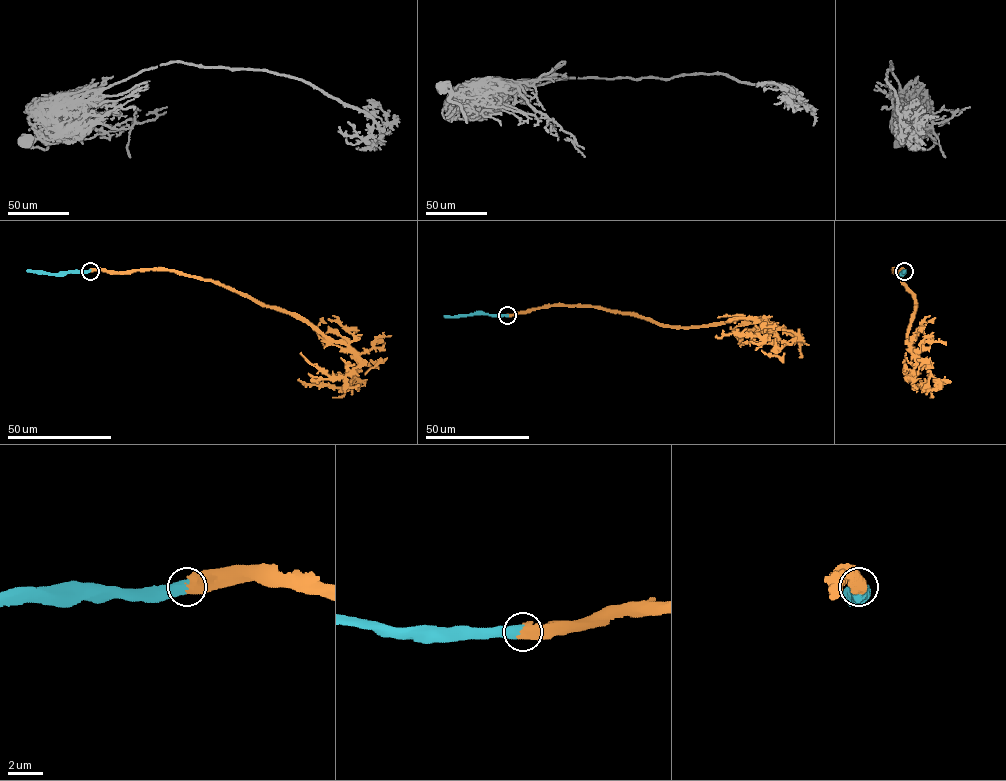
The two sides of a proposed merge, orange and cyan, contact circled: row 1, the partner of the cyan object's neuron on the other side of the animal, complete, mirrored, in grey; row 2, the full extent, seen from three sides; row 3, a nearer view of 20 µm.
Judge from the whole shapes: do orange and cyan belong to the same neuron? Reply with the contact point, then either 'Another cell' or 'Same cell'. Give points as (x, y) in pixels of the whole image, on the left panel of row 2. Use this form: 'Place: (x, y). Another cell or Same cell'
Place: (90, 271). Same cell

